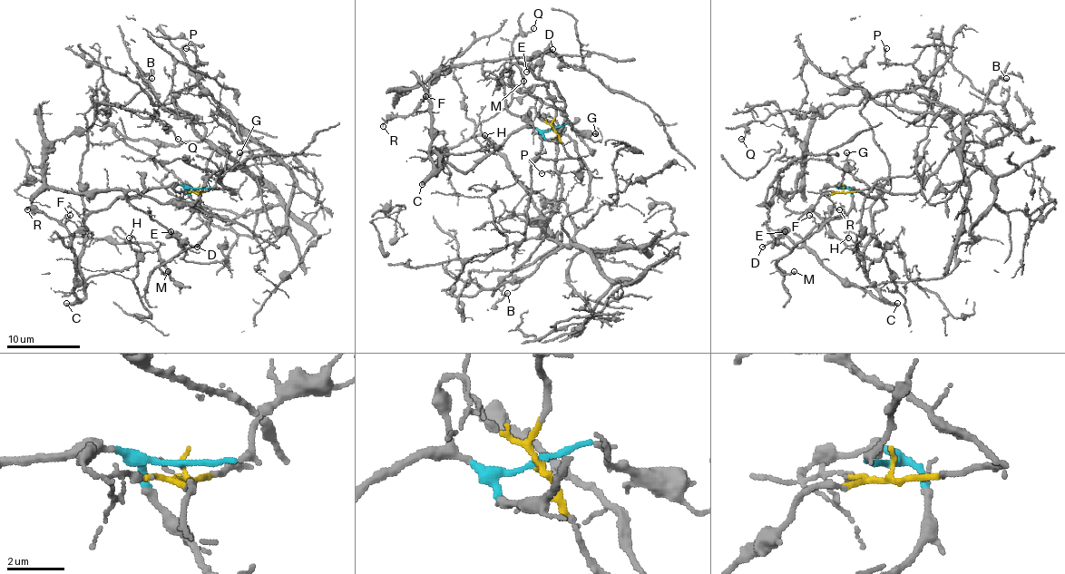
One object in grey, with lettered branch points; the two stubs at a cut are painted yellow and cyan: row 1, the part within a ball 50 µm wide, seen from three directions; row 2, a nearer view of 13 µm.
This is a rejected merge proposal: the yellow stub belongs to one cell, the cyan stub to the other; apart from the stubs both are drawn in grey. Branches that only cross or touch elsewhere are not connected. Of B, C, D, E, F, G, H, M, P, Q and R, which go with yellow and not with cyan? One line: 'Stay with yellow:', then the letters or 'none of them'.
Stay with yellow: B, P, Q

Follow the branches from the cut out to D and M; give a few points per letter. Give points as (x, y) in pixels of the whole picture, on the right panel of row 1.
D: (842, 188), (847, 188), (851, 209), (838, 218), (827, 219), (794, 247), (770, 243), (763, 247)
M: (842, 188), (851, 191), (851, 209), (838, 218), (827, 219), (776, 265), (783, 275), (794, 270)

